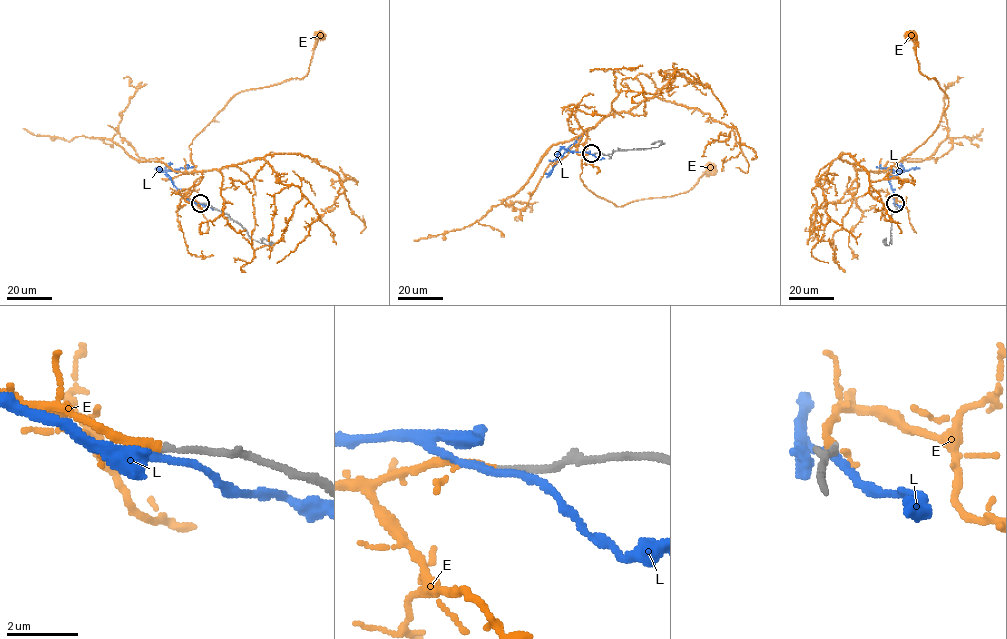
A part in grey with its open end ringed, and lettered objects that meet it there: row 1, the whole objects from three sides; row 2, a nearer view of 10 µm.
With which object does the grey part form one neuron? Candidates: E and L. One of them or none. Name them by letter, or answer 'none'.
E

